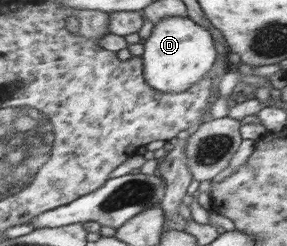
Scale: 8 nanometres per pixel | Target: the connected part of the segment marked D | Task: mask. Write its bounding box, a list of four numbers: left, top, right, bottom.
[144,17,219,92]

